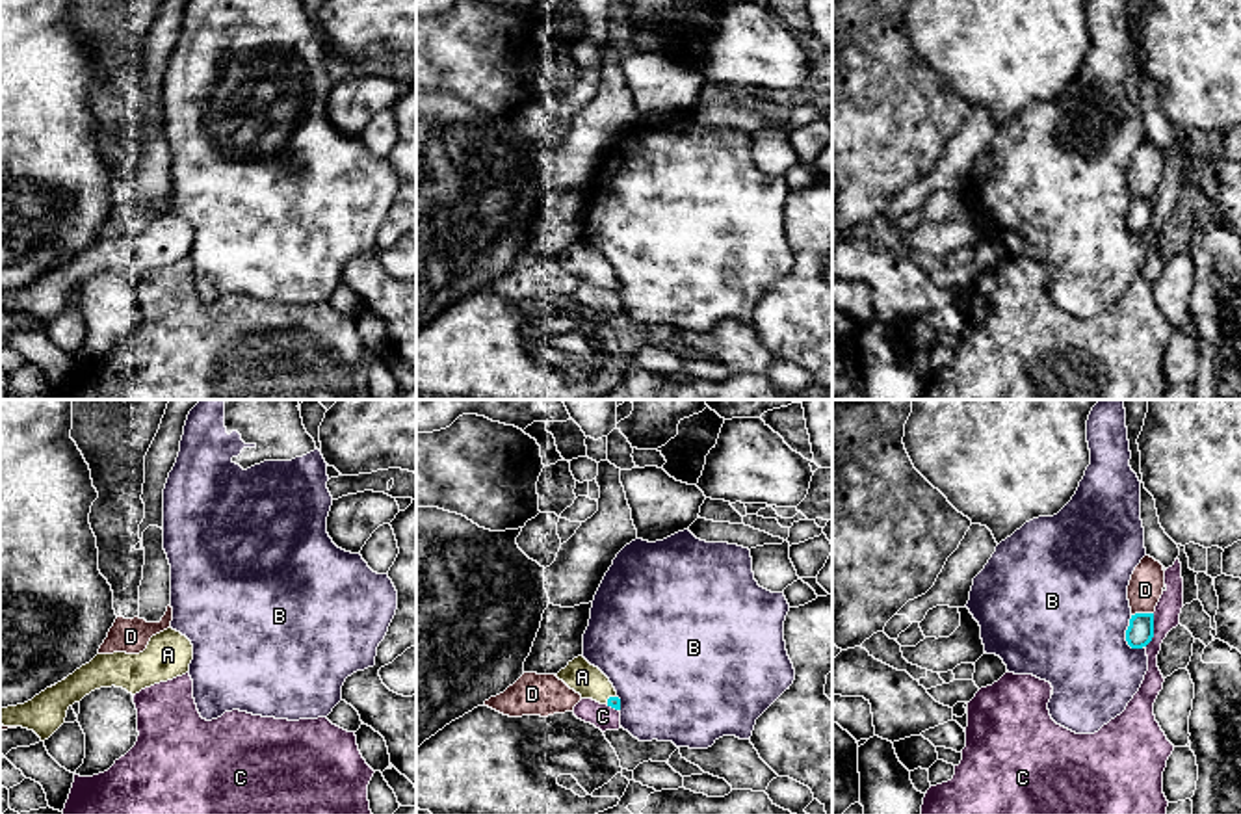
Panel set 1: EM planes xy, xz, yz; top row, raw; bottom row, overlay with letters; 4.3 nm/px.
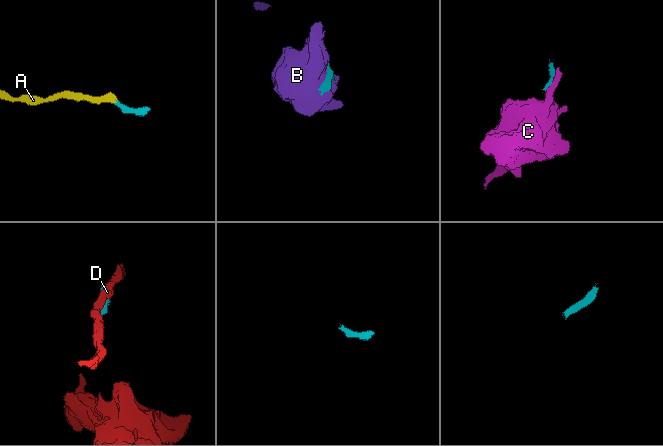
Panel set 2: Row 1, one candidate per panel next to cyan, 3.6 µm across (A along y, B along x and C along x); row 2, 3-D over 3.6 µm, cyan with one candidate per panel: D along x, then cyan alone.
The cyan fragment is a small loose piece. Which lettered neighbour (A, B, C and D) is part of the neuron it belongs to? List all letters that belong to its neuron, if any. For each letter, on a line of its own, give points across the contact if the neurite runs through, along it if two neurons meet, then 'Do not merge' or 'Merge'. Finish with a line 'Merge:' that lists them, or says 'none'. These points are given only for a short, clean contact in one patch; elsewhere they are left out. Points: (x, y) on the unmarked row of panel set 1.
A: Path across: xz (613, 285), (610, 281), (582, 261). Merge
B: Do not merge
C: Boundary: yz (1154, 197), (1154, 220), (1145, 231). Do not merge
D: Do not merge
Merge: A

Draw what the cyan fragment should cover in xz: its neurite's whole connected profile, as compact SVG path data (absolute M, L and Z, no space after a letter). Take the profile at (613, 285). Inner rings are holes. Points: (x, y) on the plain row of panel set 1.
M583 240L568 245L565 253L555 258L570 273L581 279L581 282L593 282L600 288L607 288L620 294L620 282L609 262L594 249L591 249Z

